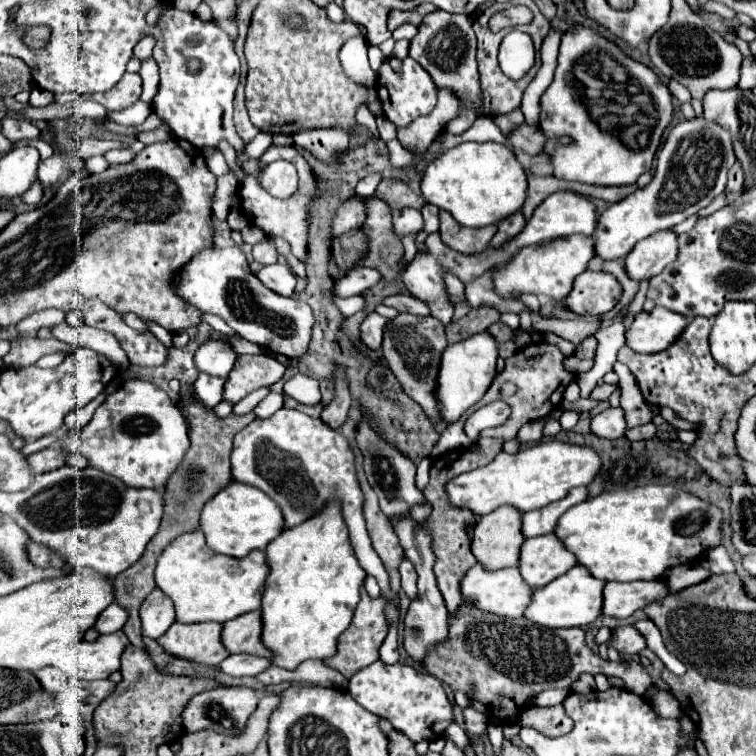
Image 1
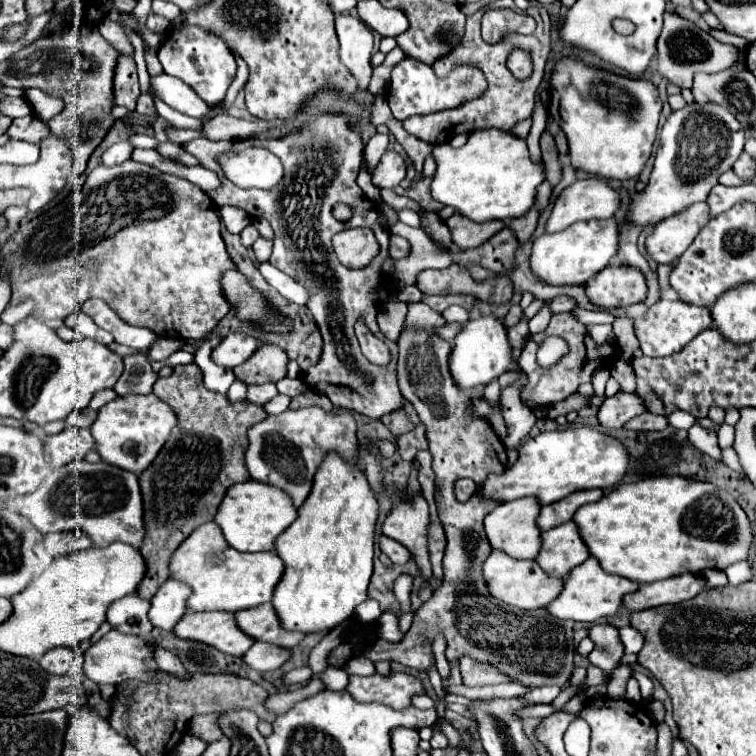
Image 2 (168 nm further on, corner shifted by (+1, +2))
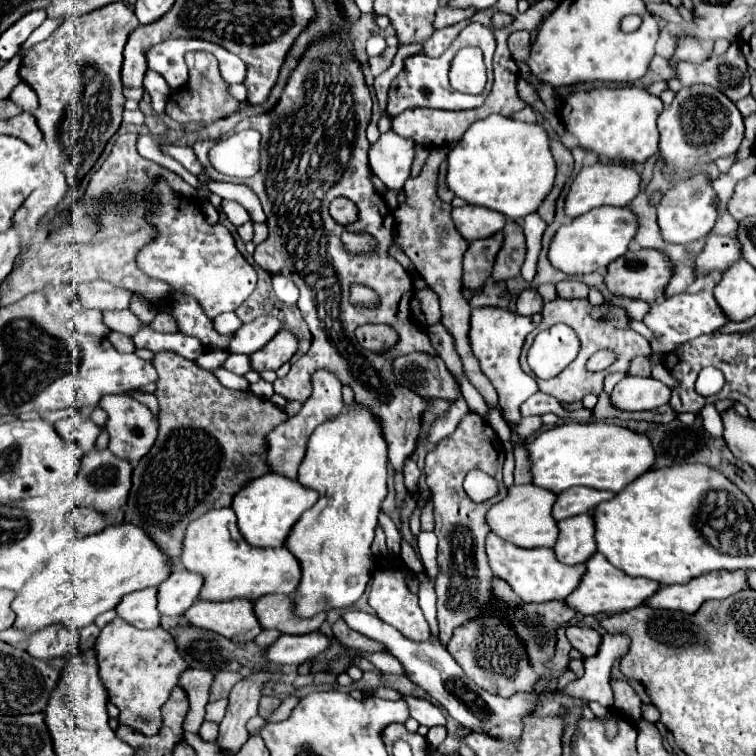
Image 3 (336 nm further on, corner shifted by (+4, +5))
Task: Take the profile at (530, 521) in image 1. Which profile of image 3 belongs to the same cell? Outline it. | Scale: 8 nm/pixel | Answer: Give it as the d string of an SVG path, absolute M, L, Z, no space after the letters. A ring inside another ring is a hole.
M576 487L576 489L566 489L564 493L558 495L554 503L554 519L562 521L580 513L586 513L600 505L602 501L612 499L614 495L610 491L598 491L590 487Z

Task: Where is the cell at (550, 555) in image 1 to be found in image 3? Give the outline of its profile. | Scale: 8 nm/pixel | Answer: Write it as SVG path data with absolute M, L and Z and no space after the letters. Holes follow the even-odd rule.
M592 513L576 515L572 519L564 519L558 523L560 537L554 545L558 561L566 565L586 563L596 553L596 539L594 539L594 517Z

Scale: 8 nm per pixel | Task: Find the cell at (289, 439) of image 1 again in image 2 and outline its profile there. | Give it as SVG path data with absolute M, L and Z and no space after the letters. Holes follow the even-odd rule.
M301 408L285 410L281 414L269 414L259 424L247 430L249 446L245 450L245 464L249 476L257 482L265 482L277 488L283 488L299 508L313 488L313 476L321 466L323 458L333 450L351 466L357 466L359 440L357 440L355 418L345 408L335 408L335 412L325 412L321 408Z

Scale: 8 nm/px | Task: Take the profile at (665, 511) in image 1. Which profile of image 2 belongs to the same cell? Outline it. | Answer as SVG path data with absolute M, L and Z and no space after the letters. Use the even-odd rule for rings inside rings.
M683 476L619 484L601 500L579 508L573 522L605 572L637 584L707 568L723 570L747 558L753 538L745 512L727 490Z

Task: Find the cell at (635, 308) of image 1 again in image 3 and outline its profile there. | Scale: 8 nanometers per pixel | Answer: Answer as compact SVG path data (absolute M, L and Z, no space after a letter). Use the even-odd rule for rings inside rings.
M653 365L651 375L662 381L669 388L673 388L678 385L678 381L670 374L670 372L663 367L663 365Z

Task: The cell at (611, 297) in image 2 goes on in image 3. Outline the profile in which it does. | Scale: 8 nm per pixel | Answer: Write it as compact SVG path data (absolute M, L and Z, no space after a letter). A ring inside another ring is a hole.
M638 249L638 251L628 251L624 257L618 257L608 265L608 273L604 275L604 281L608 289L616 295L626 295L632 299L642 299L642 301L656 301L664 295L664 289L674 273L674 263L658 249Z

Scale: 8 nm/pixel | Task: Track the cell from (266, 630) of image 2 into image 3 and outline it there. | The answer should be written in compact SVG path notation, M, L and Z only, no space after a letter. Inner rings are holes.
M270 593L254 601L256 615L260 619L260 625L264 629L278 629L288 635L302 635L320 629L320 625L326 621L326 613L318 613L310 619L300 619L294 615L294 599L288 595Z

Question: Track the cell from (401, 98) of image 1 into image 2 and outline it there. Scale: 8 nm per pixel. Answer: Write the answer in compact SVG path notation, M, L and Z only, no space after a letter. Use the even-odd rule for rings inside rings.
M403 58L391 72L391 82L389 82L389 92L387 92L387 102L389 108L393 112L393 116L397 120L405 120L409 116L415 114L433 114L433 112L441 112L447 108L455 108L459 104L463 104L463 100L471 100L483 94L487 82L483 78L483 74L473 68L473 66L461 66L455 68L449 78L437 78L433 68L413 60L413 58Z

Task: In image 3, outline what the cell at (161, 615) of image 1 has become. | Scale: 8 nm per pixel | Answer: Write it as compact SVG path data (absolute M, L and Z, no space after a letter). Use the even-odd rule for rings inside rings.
M180 569L174 571L158 587L158 609L162 615L184 615L186 609L198 599L204 581L198 573Z

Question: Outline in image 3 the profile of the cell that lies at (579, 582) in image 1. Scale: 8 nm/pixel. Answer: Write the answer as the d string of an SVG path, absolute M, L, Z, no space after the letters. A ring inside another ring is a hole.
M594 553L588 563L586 563L588 571L586 575L582 577L582 583L578 585L580 589L576 589L572 595L566 597L566 603L570 607L574 607L576 611L584 613L584 615L596 615L596 613L608 613L608 615L614 615L614 613L620 613L620 611L628 611L628 609L634 609L642 603L646 603L652 593L658 591L658 583L656 581L650 581L650 579L644 579L644 577L630 577L626 575L624 571L616 569L602 553Z

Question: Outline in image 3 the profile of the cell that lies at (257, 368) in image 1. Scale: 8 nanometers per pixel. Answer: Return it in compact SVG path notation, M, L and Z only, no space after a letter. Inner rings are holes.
M282 329L280 333L276 333L276 337L264 349L258 349L256 353L250 355L252 367L256 371L264 371L264 369L276 371L280 365L290 361L296 351L298 351L296 337L292 333L288 333L286 329Z

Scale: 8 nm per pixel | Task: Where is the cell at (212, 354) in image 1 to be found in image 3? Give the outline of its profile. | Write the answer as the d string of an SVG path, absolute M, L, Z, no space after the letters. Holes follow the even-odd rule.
M264 315L264 317L256 317L252 323L242 325L236 333L234 339L230 343L230 353L254 353L258 349L262 349L278 331L282 329L280 321L276 317Z

